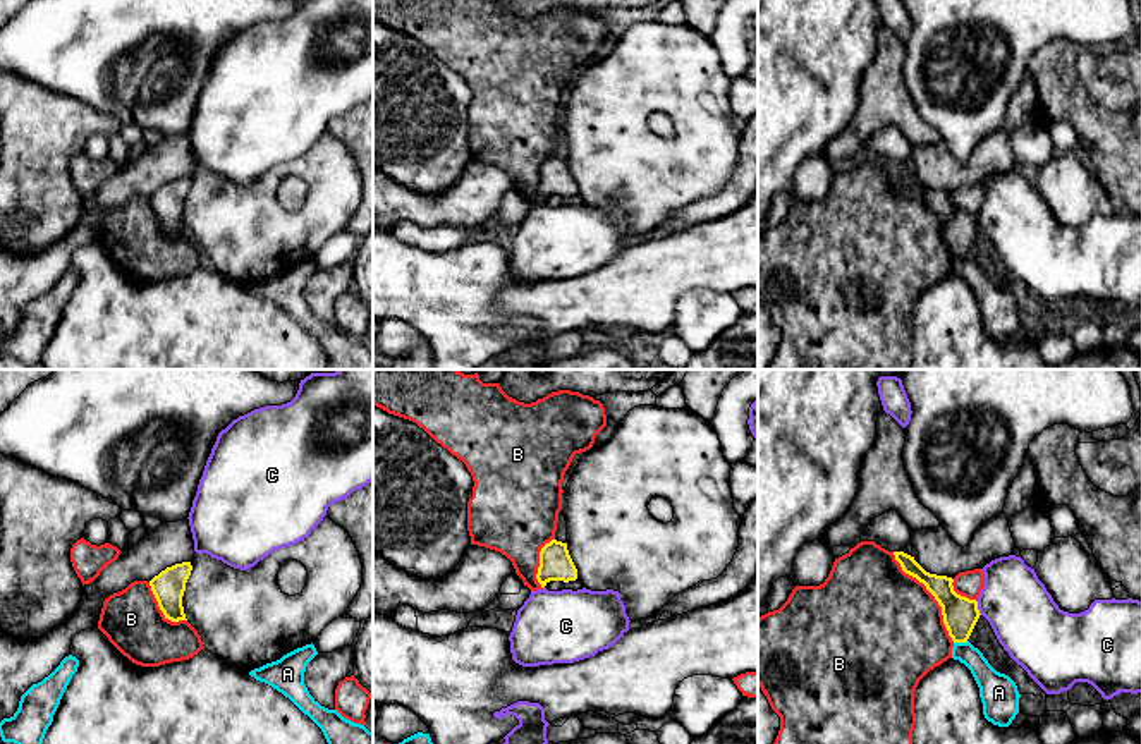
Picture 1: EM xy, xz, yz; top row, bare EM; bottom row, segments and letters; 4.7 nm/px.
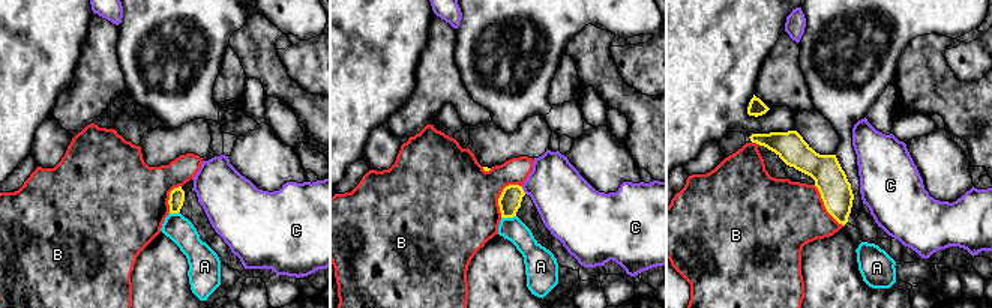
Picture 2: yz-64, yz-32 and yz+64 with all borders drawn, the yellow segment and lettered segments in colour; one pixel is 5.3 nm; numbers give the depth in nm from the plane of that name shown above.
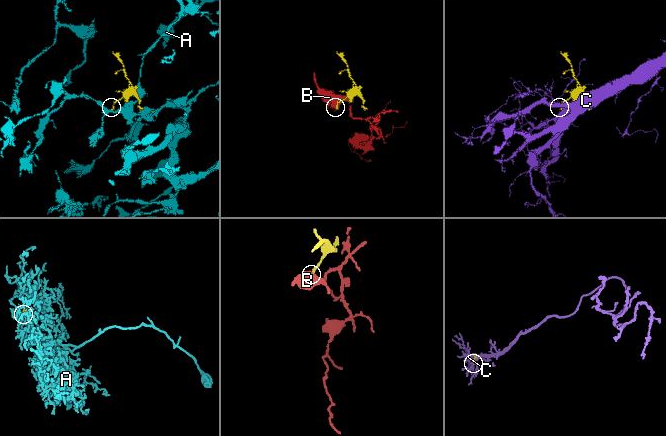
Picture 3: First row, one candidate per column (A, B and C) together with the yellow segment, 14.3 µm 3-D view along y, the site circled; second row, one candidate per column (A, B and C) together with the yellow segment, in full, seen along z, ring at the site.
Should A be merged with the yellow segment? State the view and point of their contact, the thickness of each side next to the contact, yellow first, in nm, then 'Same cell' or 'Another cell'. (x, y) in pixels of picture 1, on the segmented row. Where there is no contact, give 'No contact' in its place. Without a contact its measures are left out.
Touches yellow at yz (961, 641). Thickness 160 nm (yellow) against 130 nm. Another cell

